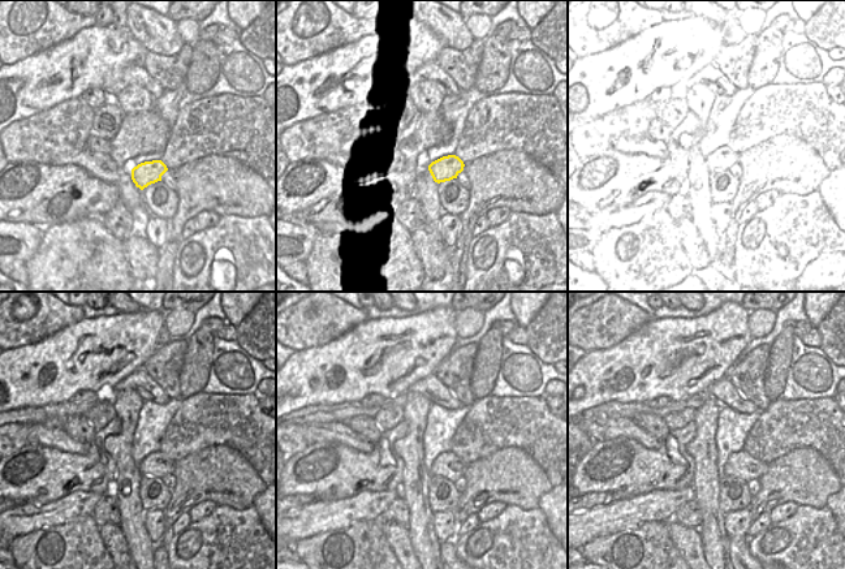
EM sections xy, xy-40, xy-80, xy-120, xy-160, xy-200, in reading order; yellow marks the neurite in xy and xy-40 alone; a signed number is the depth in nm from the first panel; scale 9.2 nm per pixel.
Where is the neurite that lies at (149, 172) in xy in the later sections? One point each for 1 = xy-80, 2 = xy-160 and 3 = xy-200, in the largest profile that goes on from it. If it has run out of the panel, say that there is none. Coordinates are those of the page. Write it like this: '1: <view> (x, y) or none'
1: xy-80 (738, 171)
2: xy-160 (448, 465)
3: xy-200 (742, 465)

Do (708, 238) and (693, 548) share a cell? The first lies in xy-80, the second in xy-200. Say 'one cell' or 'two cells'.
one cell

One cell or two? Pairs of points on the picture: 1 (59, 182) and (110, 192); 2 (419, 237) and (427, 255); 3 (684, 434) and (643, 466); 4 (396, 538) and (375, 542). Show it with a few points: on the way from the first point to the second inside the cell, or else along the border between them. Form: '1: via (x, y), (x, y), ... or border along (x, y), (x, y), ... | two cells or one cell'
1: via (72, 182), (76, 182), (85, 192), (96, 192) | one cell
2: via (423, 241), (427, 245), (427, 251) | one cell
3: via (676, 449), (676, 464), (673, 466), (659, 466) | one cell
4: border along (384, 522), (384, 537), (395, 555) | two cells

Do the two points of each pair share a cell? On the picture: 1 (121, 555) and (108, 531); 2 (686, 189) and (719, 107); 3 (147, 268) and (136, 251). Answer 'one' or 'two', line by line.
1: one
2: two
3: one

